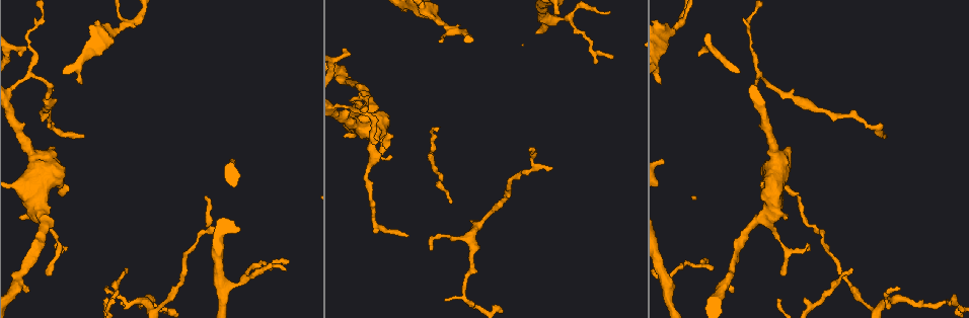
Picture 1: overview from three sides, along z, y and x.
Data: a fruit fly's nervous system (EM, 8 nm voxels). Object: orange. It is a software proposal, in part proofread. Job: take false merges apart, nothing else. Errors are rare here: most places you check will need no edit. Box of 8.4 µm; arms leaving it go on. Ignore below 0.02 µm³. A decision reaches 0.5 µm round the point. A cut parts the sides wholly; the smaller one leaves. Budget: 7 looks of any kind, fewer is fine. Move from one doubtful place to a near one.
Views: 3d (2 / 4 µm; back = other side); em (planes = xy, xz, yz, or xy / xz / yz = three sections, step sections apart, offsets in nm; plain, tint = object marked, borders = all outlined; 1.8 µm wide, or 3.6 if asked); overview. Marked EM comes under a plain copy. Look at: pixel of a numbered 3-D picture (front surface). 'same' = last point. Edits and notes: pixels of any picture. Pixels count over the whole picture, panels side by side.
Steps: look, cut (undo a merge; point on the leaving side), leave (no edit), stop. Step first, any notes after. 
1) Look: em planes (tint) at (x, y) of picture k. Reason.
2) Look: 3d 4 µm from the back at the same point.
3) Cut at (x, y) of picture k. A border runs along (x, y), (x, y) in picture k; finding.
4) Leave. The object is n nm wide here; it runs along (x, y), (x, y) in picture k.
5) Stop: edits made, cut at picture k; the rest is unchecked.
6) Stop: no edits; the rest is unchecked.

Look: em xz step 4 (tint) at (679, 23) of picture 1. Calibre changes.

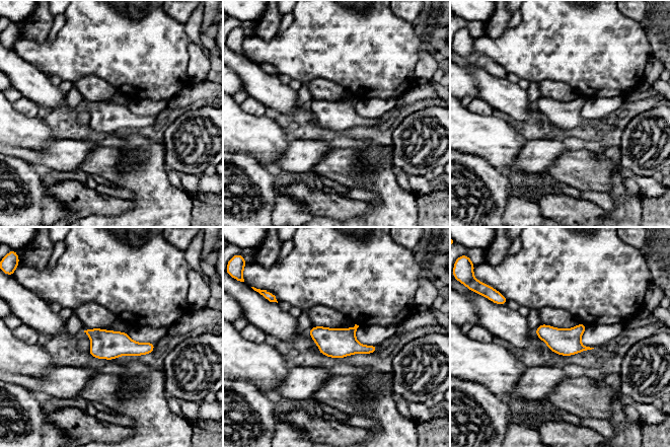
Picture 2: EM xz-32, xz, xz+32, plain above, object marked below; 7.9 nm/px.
Leave. The object is 220 nm wide here; all the same neuron.

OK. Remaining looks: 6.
Look: em planes (tint) at (47, 93) of picture 1.

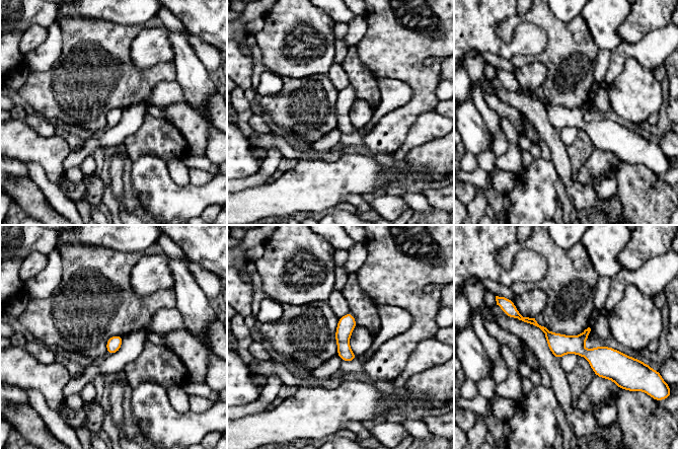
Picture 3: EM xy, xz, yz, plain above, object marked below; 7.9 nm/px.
Leave. The object is 120 nm wide here; one neuron here.

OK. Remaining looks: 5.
Look: em 3.6 µm xz step 8 (borders) at (37, 162) of picture 1. Three-way junction.

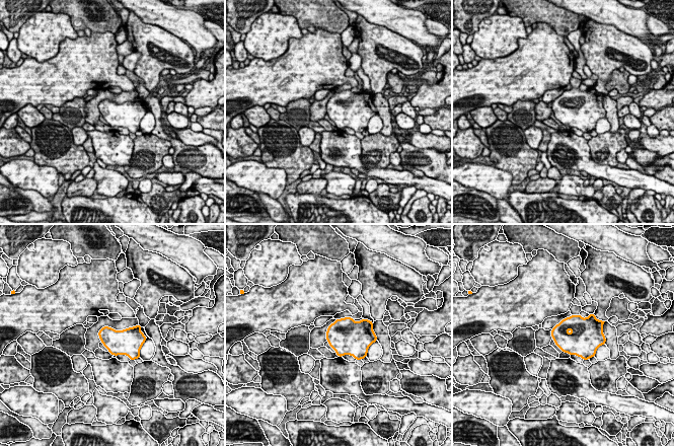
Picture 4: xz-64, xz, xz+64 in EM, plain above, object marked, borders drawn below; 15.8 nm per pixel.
Leave. One neuron here.

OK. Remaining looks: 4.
Stop: no edits; the rest is unchecked.

